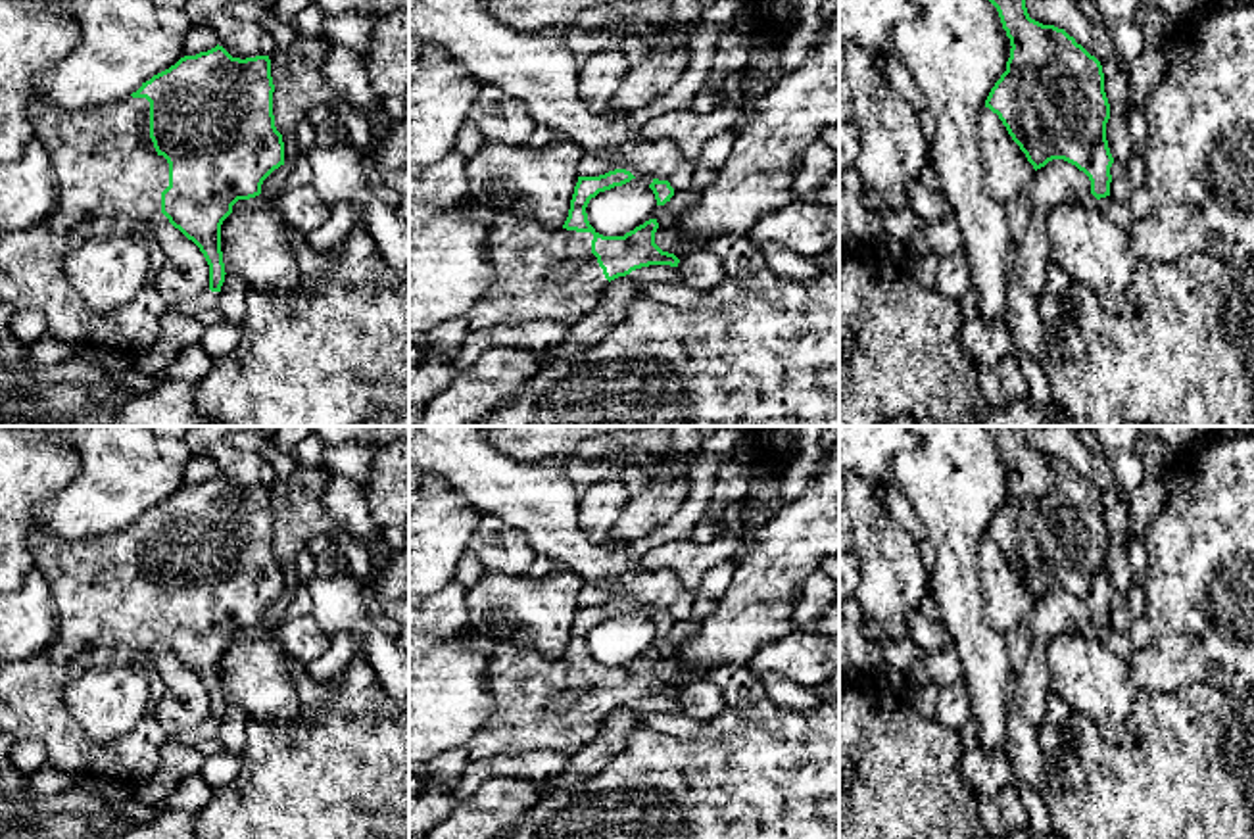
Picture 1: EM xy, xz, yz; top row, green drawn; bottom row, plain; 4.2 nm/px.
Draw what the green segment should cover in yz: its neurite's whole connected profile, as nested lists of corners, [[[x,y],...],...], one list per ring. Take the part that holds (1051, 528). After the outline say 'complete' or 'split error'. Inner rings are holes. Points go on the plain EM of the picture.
[[[1025,426],[985,428],[997,438],[1012,476],[1006,501],[991,518],[985,538],[999,545],[1035,601],[1064,589],[1089,607],[1097,630],[1110,626],[1114,587],[1106,570],[1110,534],[1100,491],[1064,459],[1031,449]]] | complete

